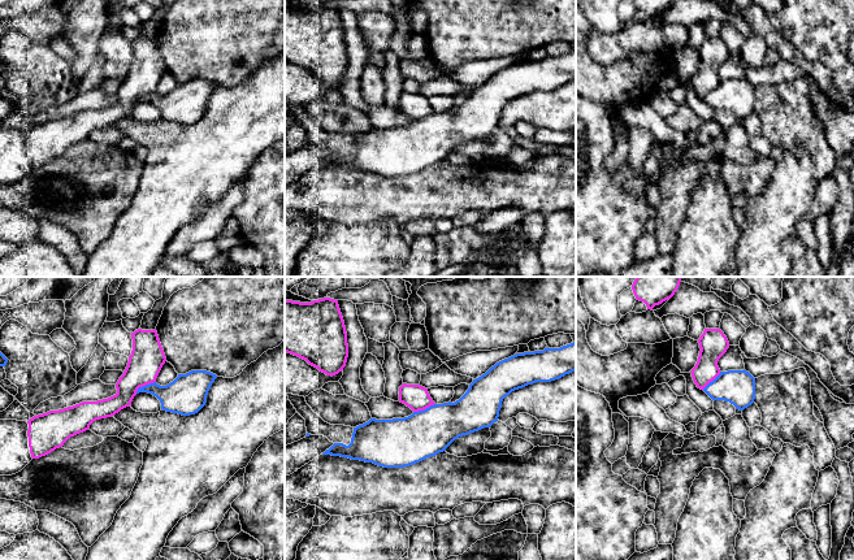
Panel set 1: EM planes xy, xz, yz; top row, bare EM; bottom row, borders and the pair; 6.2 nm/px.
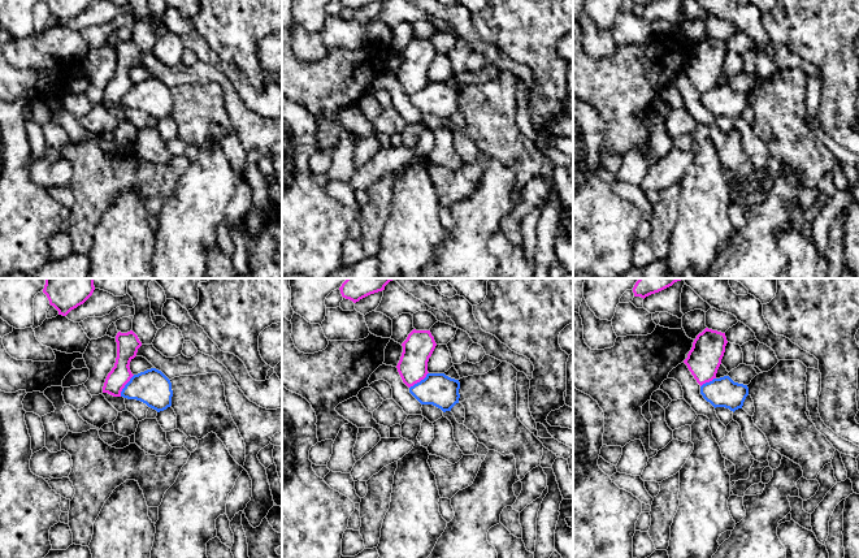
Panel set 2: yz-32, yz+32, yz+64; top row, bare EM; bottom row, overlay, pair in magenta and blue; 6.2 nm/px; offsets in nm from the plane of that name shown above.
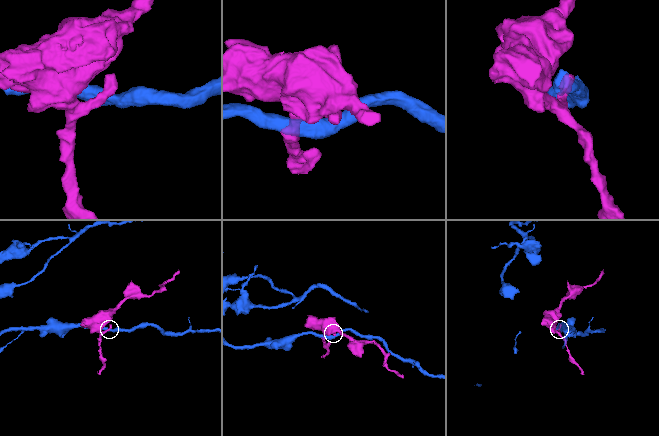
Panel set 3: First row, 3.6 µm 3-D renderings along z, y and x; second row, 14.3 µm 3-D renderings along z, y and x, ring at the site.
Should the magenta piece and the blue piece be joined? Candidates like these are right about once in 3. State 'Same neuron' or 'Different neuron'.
Different neuron

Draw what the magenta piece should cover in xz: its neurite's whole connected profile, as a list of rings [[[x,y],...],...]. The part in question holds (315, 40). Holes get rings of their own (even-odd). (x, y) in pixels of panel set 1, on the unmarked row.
[[[324,6],[300,12],[285,8],[285,61],[305,69],[326,84],[342,81],[348,66],[348,53],[338,9]]]

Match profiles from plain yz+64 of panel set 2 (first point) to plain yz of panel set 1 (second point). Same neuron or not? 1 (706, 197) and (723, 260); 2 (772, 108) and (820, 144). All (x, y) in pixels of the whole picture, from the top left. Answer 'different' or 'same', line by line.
1: same
2: same

